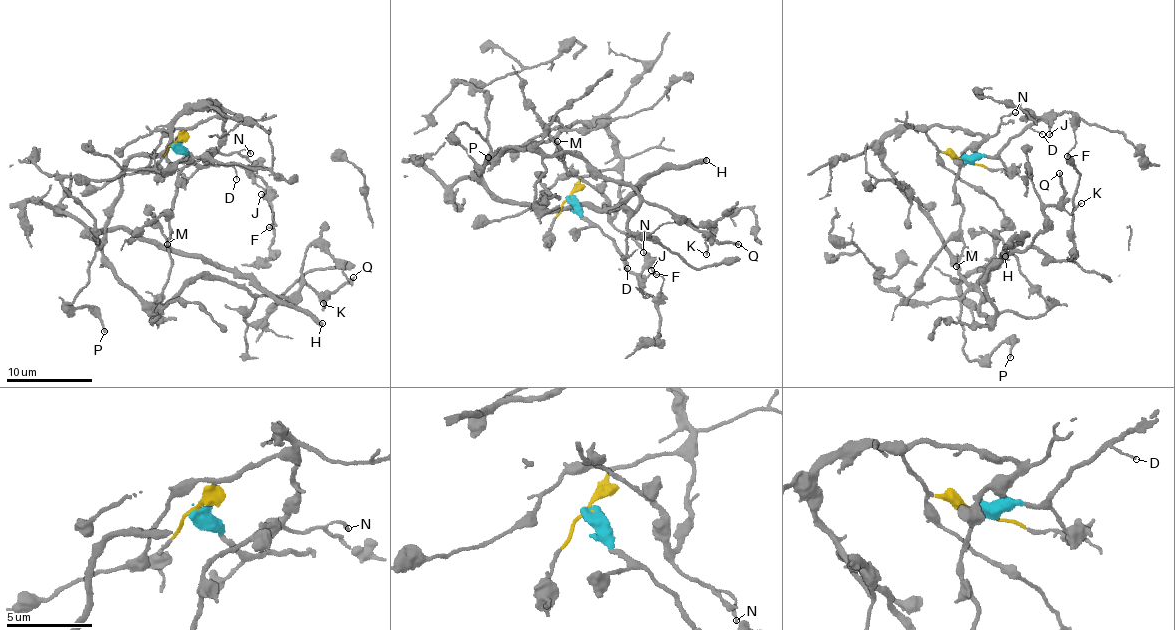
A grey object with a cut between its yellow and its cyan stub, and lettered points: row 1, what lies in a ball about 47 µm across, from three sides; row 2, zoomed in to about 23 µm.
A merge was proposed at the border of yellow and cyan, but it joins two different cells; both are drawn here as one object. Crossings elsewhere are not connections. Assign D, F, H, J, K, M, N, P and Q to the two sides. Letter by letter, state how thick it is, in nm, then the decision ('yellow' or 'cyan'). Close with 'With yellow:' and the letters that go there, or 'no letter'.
D: 90 nm | cyan
F: 130 nm | cyan
H: 400 nm | yellow
J: 130 nm | cyan
K: 120 nm | yellow
M: 130 nm | yellow
N: 160 nm | yellow
P: 190 nm | yellow
Q: 240 nm | yellow
With yellow: H, K, M, N, P, Q

